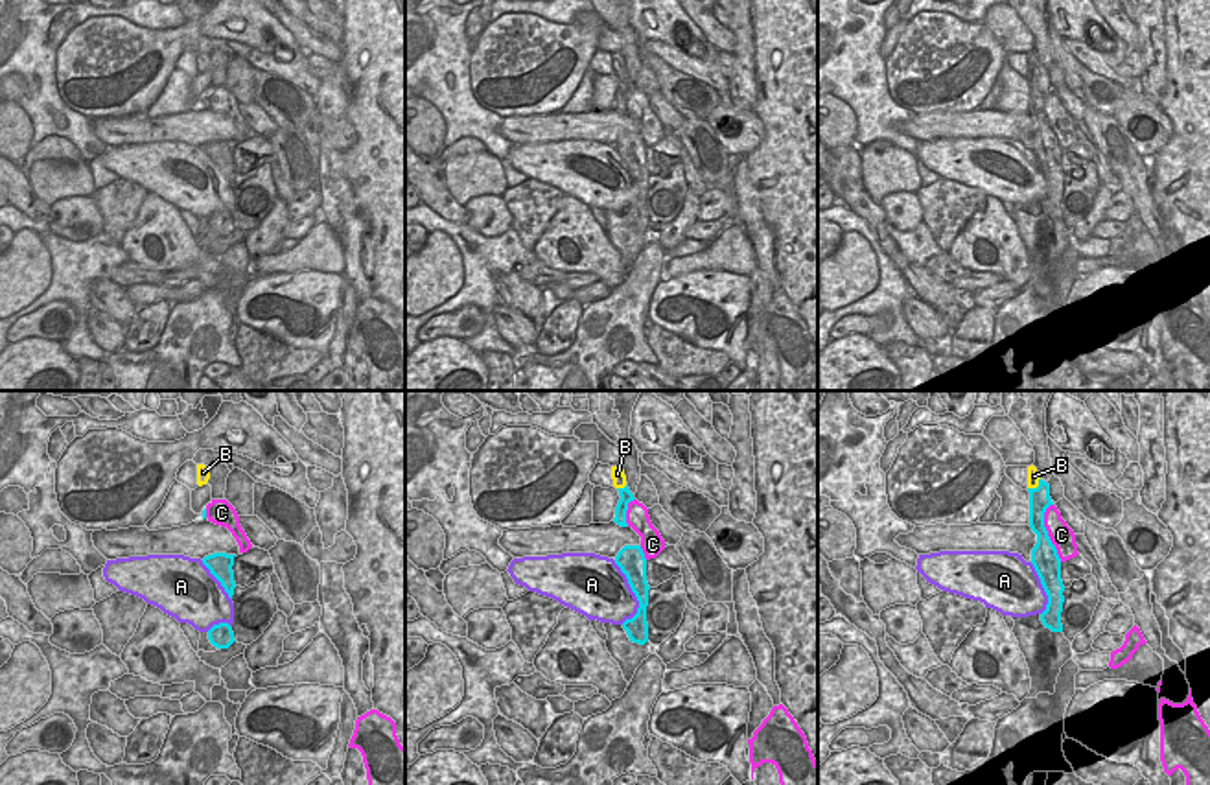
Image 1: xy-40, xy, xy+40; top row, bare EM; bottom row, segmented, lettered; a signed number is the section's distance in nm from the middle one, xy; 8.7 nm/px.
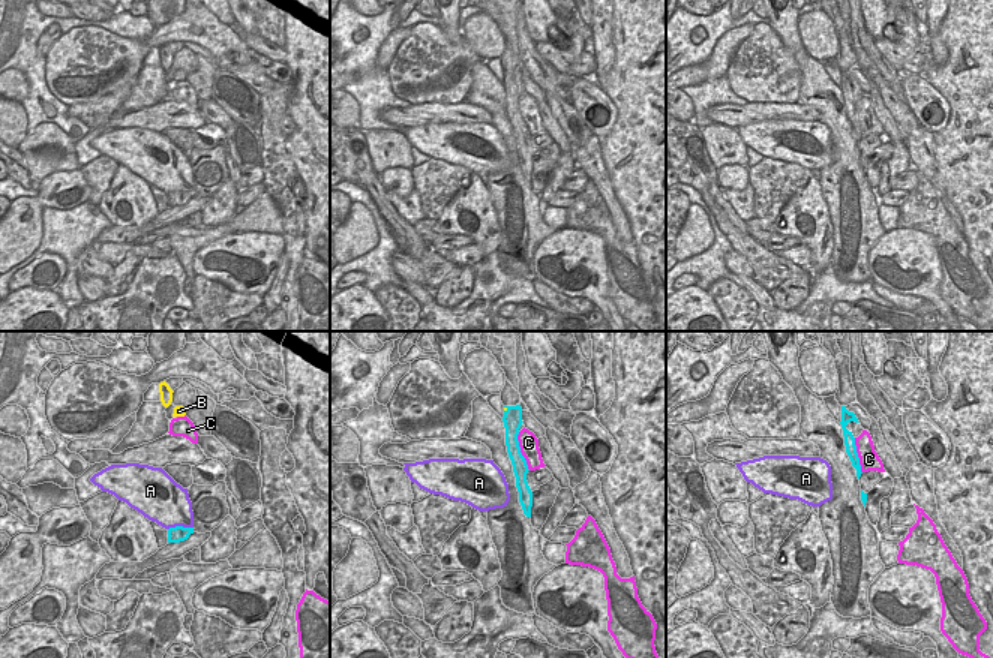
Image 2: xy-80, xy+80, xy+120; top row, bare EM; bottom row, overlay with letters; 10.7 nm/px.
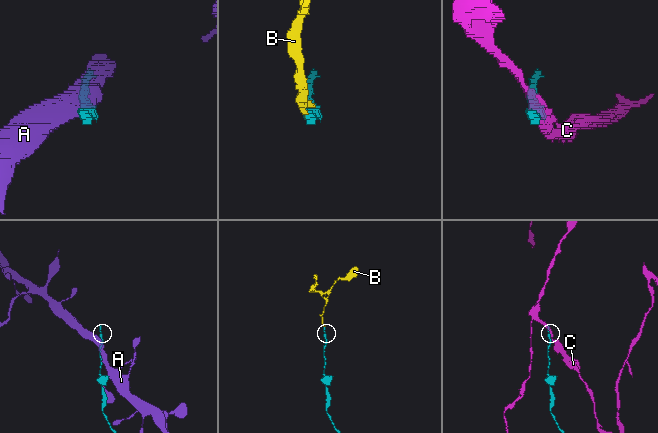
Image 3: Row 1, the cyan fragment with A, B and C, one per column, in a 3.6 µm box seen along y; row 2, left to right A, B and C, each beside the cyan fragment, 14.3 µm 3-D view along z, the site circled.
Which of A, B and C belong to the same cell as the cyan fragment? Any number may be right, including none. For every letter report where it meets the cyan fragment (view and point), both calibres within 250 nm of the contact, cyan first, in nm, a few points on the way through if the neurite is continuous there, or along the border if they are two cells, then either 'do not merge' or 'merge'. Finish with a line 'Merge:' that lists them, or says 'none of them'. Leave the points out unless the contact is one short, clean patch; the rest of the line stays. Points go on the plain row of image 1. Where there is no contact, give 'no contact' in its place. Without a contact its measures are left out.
A: xy (634, 179) | 220/440 nm | do not merge
B: xy+40 (1037, 74) | 190/100 nm | along xy+40 (1039, 65), (1039, 70), (1028, 76) | do not merge
C: xy+40 (1047, 120) | 240/200 nm | do not merge
Merge: none of them

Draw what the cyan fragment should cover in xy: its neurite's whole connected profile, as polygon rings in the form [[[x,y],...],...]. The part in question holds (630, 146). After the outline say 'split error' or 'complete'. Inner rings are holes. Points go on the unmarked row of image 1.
[[[624,133],[617,144],[615,151],[626,162],[632,179],[639,188],[637,201],[632,206],[622,210],[630,228],[645,232],[648,228],[648,210],[646,210],[646,193],[648,193],[648,170],[646,170],[646,146],[641,133]]]; complete

